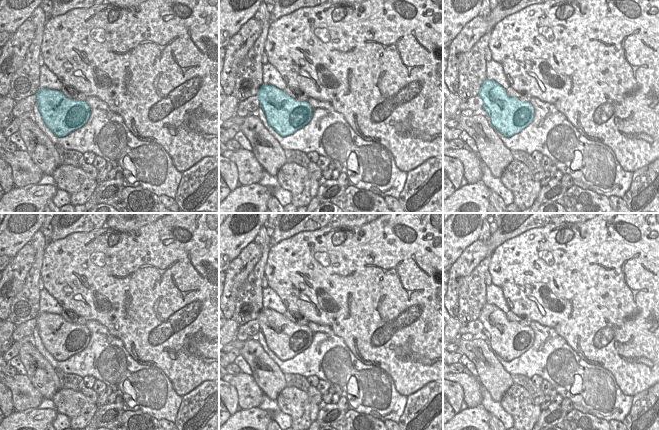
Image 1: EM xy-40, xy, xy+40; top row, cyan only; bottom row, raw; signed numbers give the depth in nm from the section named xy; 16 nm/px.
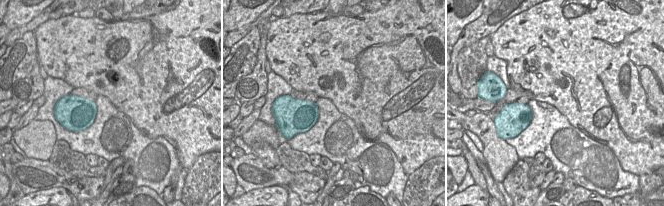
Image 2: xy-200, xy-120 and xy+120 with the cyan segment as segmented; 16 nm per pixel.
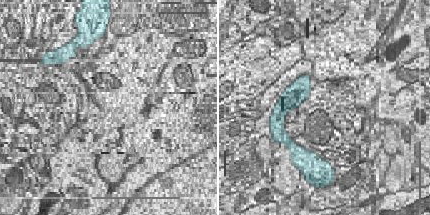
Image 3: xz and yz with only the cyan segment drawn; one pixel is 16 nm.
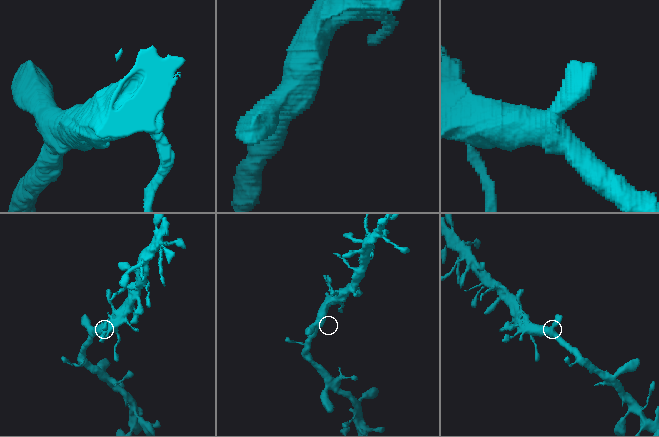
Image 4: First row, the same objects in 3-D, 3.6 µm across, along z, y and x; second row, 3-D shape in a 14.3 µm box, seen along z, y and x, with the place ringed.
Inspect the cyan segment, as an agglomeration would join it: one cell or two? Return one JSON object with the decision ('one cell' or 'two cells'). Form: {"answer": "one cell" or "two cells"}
{"answer": "one cell"}

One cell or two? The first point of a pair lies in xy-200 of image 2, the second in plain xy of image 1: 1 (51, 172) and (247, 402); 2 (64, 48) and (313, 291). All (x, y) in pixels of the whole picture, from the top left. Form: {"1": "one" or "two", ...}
{"1": "one", "2": "one"}

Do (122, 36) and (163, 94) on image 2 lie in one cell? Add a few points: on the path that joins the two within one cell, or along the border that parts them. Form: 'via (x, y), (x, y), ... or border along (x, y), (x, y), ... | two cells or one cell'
via (130, 49), (160, 79) | one cell

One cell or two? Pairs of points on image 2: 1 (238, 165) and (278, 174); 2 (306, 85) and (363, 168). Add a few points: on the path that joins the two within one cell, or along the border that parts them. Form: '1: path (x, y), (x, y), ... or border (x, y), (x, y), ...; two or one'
1: path (248, 167), (257, 167), (268, 172); one
2: border (319, 96), (328, 98), (338, 111); two

